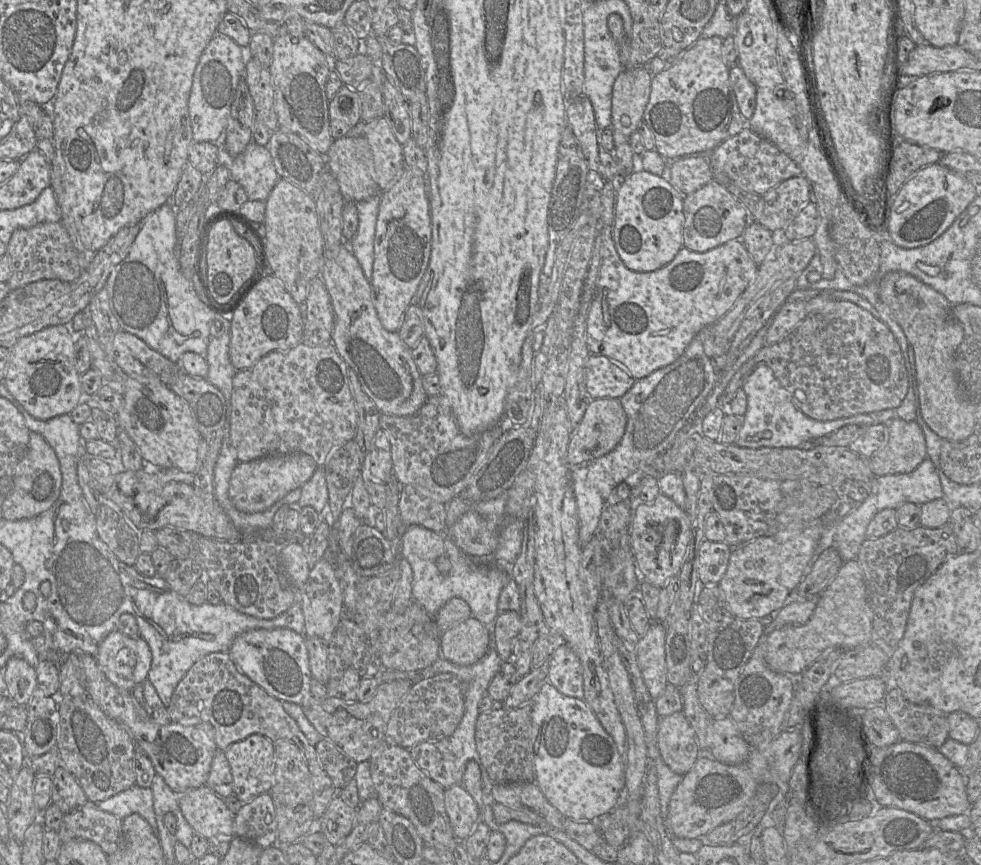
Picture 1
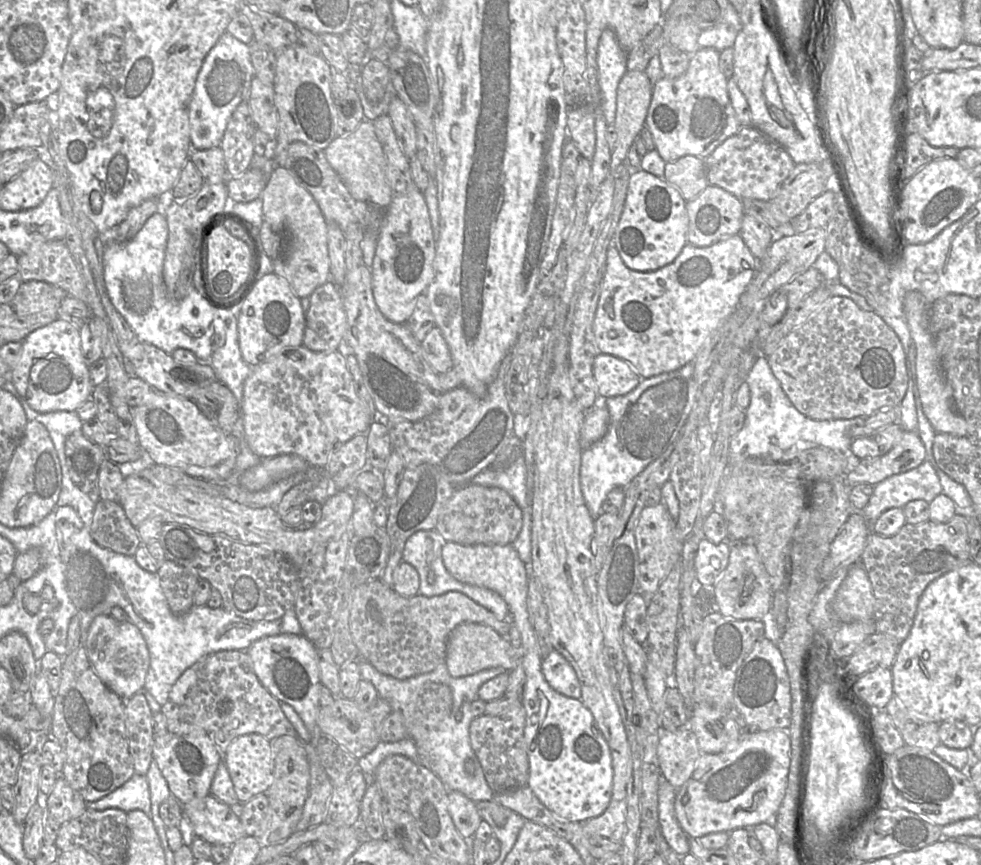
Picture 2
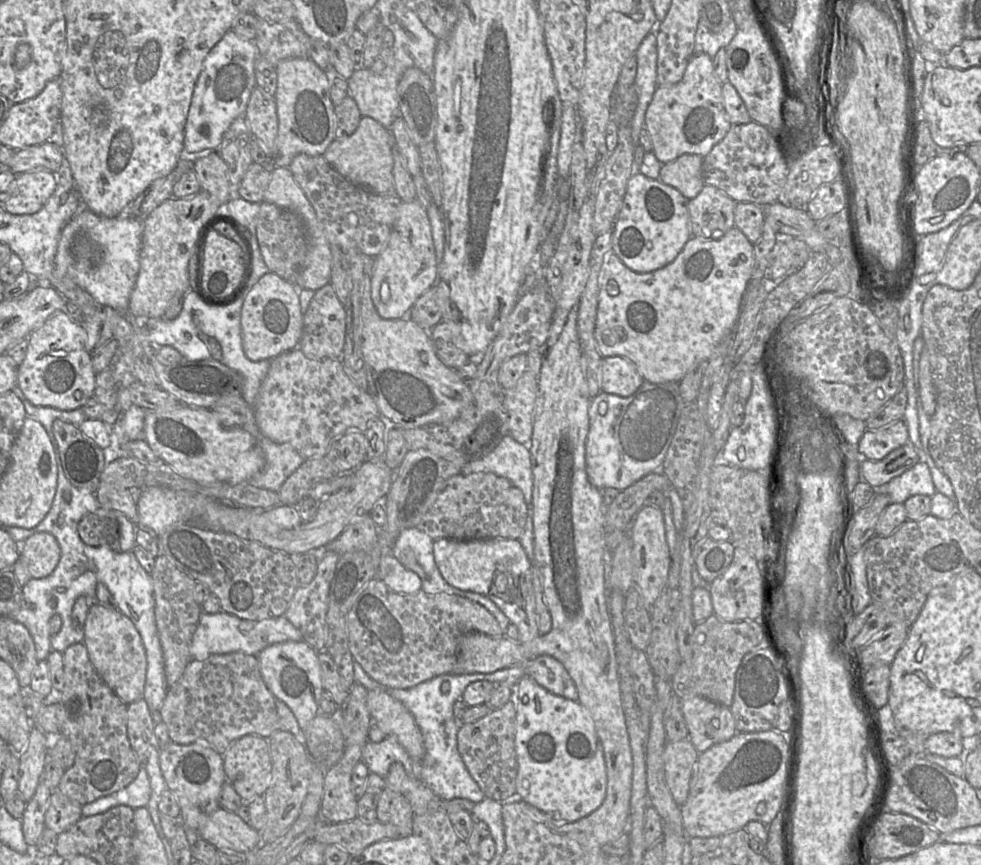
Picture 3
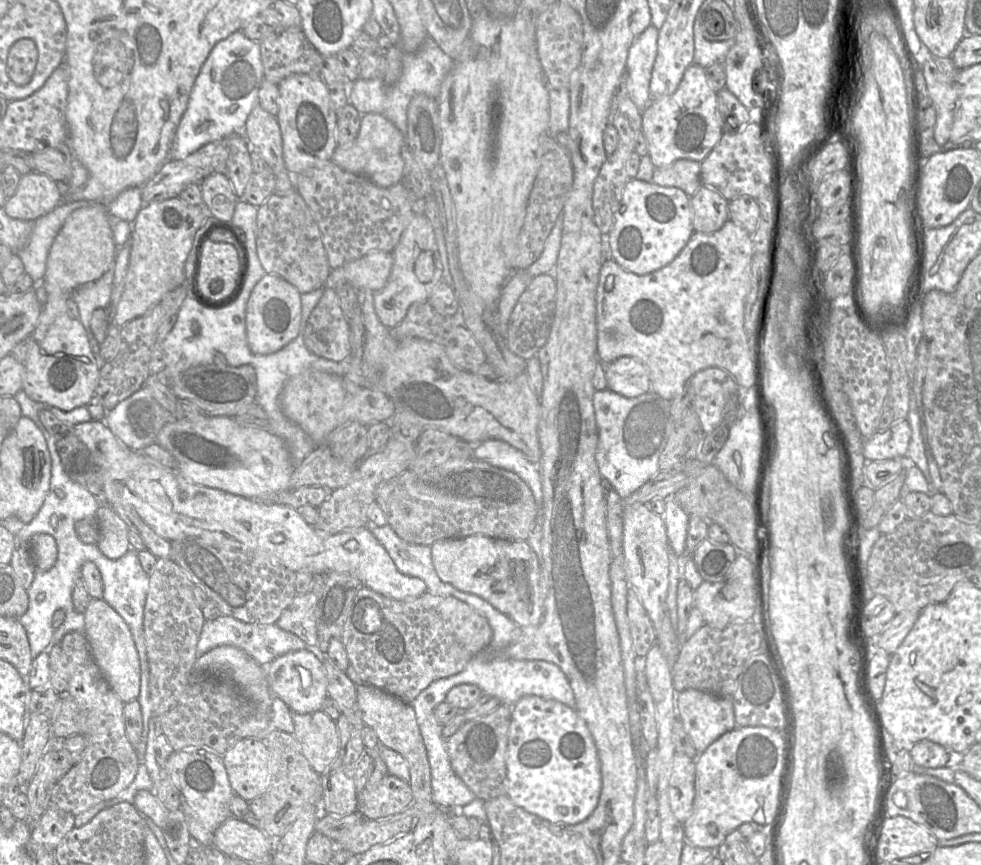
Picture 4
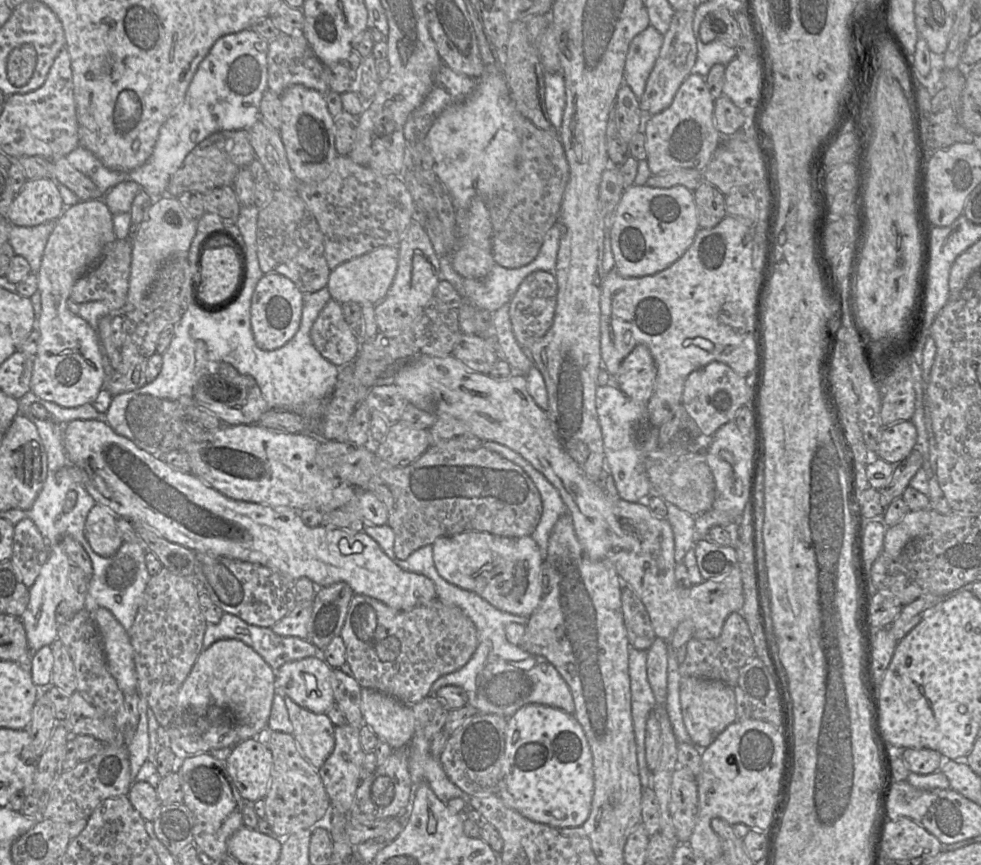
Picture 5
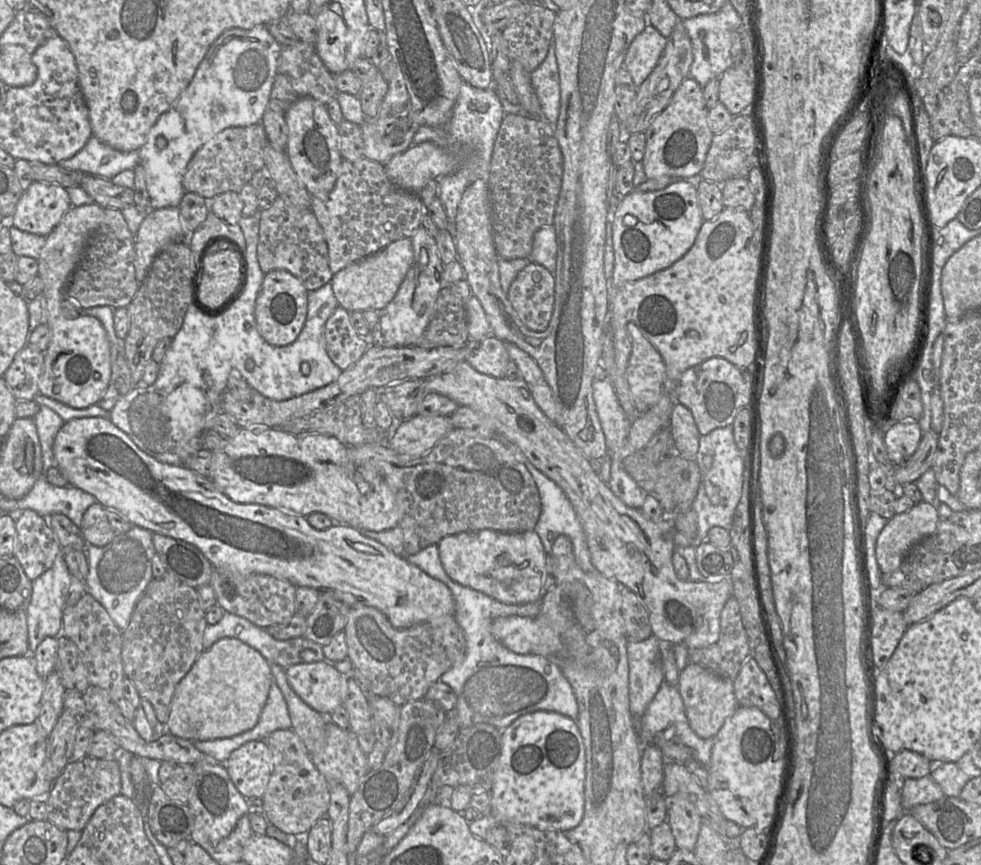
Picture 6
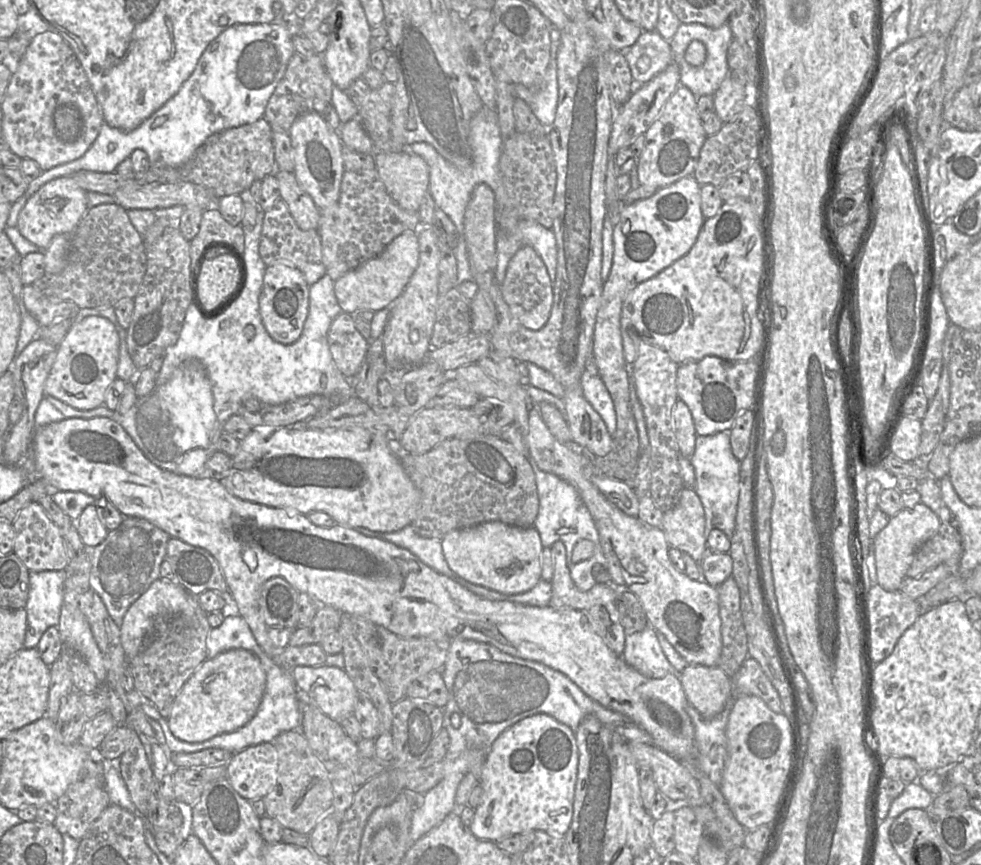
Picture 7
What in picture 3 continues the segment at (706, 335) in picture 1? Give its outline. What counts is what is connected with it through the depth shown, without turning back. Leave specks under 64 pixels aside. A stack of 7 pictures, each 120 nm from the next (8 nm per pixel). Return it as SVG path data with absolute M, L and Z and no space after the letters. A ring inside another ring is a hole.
M644 381L629 397L601 391L592 398L588 410L589 432L585 444L586 473L590 483L600 490L610 487L622 491L646 475L661 471L685 405L680 395L679 382ZM601 402L607 403L605 415L598 412Z

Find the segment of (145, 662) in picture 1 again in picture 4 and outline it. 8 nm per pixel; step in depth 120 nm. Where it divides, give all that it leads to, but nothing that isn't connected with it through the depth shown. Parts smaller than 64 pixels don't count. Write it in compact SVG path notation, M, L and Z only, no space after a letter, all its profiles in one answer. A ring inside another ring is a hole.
M90 599L84 613L85 630L90 652L113 692L125 704L140 693L140 662L132 634L123 618L103 599Z

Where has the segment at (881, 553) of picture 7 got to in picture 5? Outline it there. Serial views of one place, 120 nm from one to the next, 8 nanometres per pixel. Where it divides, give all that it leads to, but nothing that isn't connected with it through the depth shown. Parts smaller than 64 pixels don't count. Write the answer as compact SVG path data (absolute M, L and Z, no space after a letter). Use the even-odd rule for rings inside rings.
M929 510L908 511L897 524L887 527L882 553L895 558L909 541L922 535L930 523Z

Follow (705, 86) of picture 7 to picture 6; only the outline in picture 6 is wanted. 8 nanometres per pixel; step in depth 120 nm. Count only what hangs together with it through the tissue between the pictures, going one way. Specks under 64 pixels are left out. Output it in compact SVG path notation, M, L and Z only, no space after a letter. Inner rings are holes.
M728 1L716 13L701 14L680 21L682 21L692 43L693 62L690 67L689 77L694 78L704 87L712 78L720 78L724 71L733 66L733 57L730 52L732 33L742 26L743 20ZM704 46L708 48L707 57L704 57L702 51Z

